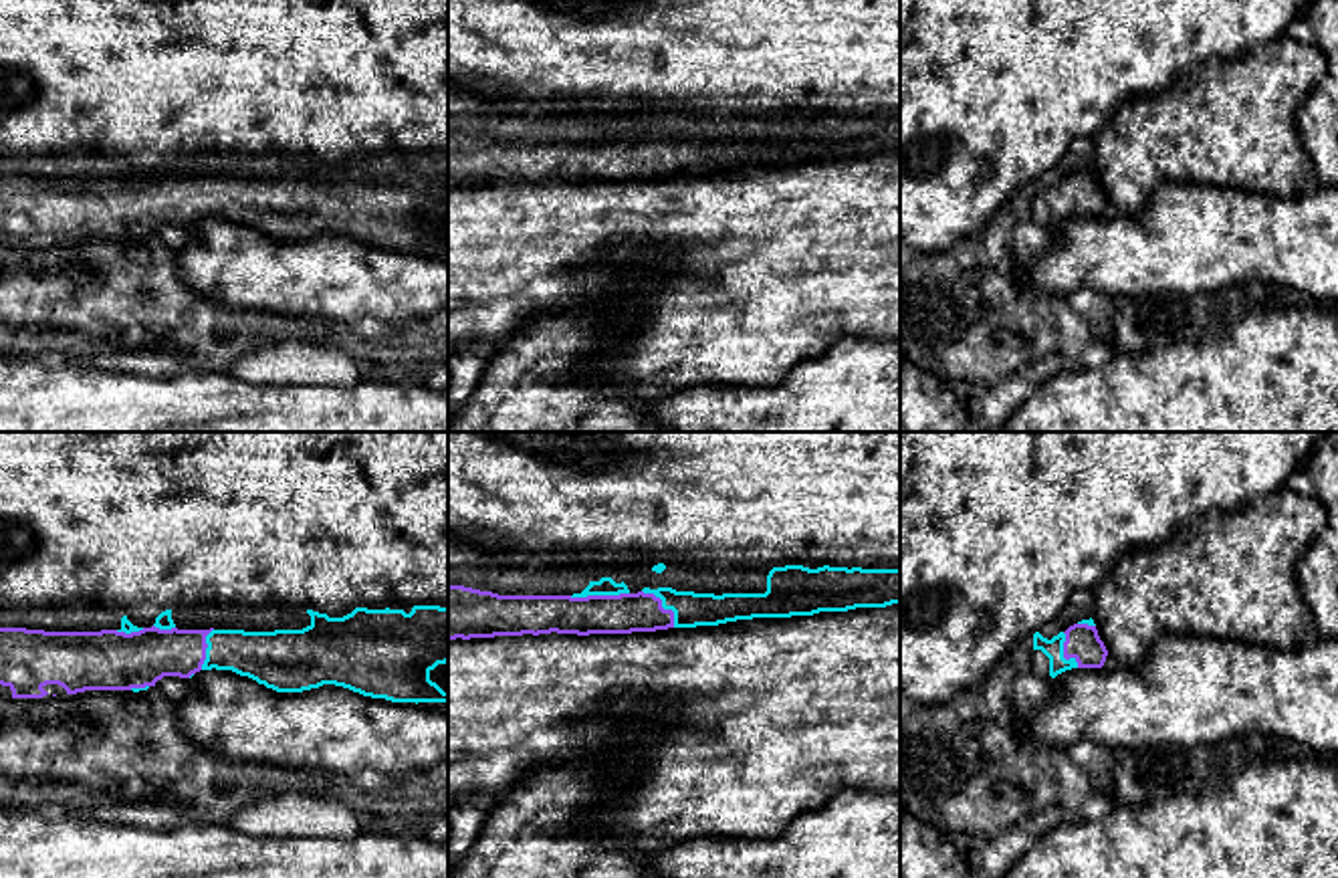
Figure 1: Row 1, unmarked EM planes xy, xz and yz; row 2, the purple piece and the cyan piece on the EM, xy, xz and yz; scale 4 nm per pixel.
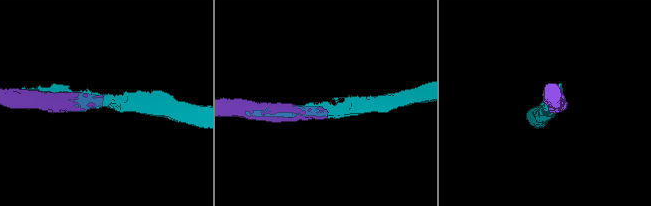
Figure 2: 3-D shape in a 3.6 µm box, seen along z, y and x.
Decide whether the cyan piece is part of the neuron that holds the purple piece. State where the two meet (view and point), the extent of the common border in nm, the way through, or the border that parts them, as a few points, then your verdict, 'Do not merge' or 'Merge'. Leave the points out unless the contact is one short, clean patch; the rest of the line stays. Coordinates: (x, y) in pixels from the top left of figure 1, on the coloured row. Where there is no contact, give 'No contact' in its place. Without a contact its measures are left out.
Touches purple at xz (598, 596). Shared border 240 nm. Merge

